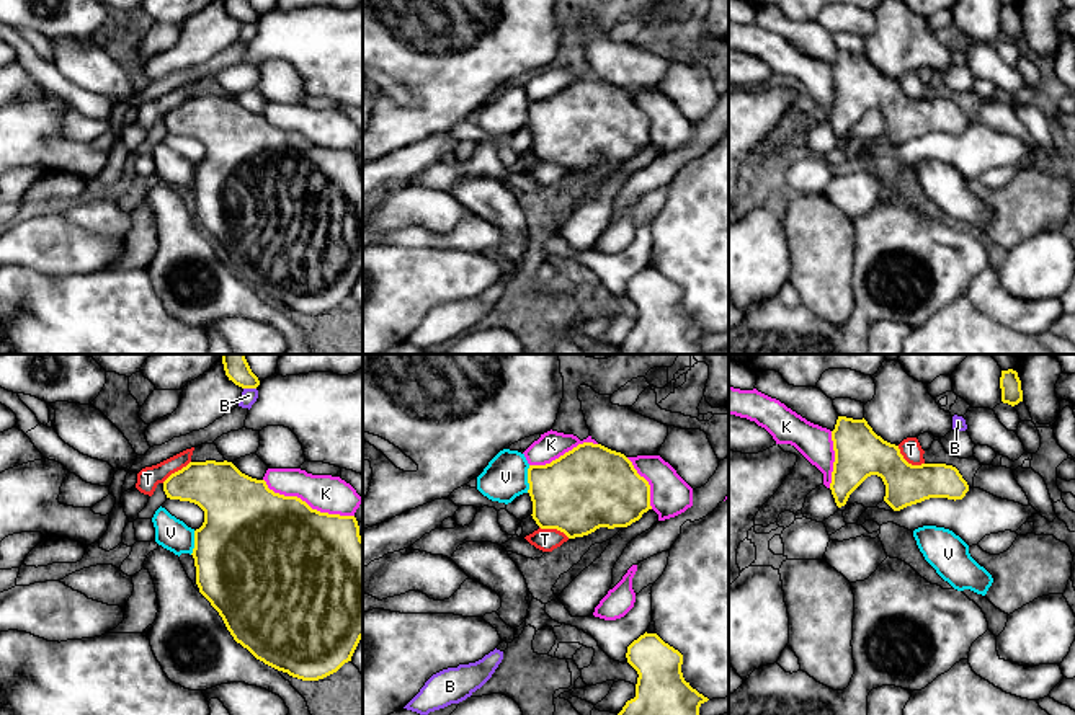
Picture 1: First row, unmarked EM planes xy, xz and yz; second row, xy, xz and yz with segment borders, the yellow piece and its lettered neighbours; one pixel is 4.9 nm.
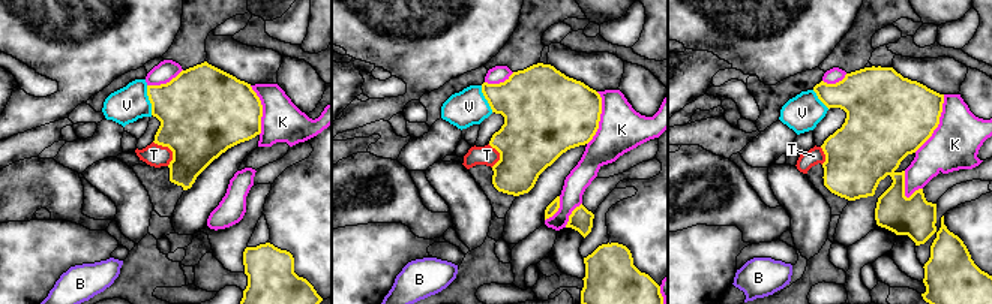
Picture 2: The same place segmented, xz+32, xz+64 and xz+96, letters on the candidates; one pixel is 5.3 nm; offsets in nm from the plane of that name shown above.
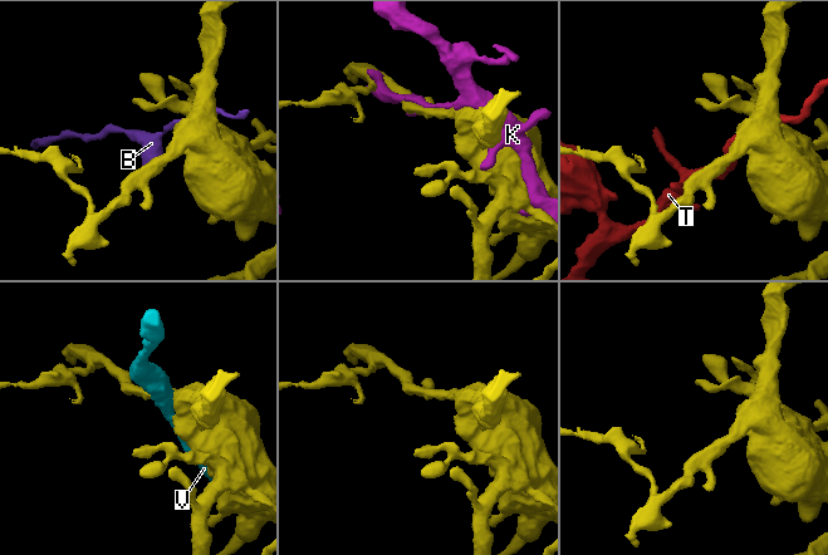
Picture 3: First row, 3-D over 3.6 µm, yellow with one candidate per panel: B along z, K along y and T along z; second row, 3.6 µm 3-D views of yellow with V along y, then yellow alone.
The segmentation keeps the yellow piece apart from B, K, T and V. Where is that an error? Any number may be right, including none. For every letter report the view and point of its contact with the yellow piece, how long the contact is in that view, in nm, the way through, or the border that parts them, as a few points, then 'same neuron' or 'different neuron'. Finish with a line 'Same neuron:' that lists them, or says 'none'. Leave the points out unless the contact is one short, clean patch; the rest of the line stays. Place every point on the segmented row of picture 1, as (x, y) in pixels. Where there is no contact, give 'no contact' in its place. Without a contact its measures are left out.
B: meets yellow in xy at (250, 387); contact 60 nm long; border along xy (244, 387), (255, 389); different neuron
K: meets yellow in xy at (306, 503); contact 480 nm long; different neuron
T: meets yellow in yz at (907, 462); contact 160 nm long; different neuron
V: meets yellow in xz at (528, 479); contact 140 nm long; different neuron
Same neuron: none

